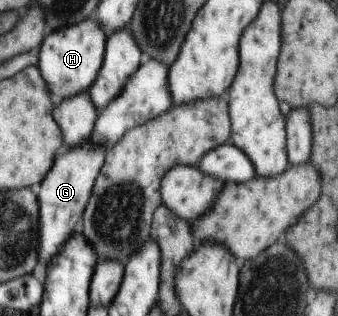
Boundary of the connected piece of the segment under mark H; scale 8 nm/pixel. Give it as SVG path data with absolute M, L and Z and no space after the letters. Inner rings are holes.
M91 16L79 24L46 34L39 50L36 66L48 86L54 106L59 106L64 100L91 89L106 51L106 36L94 16Z

